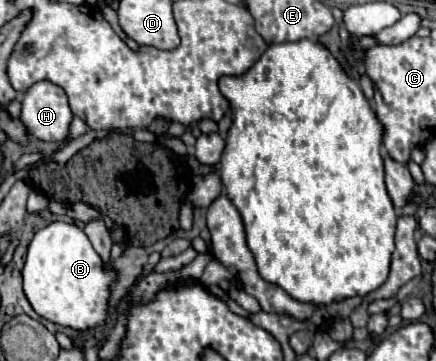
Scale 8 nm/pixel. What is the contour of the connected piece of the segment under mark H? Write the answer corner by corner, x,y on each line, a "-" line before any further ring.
51,81
31,85
21,99
21,123
29,135
41,141
63,141
67,137
73,113
67,95

